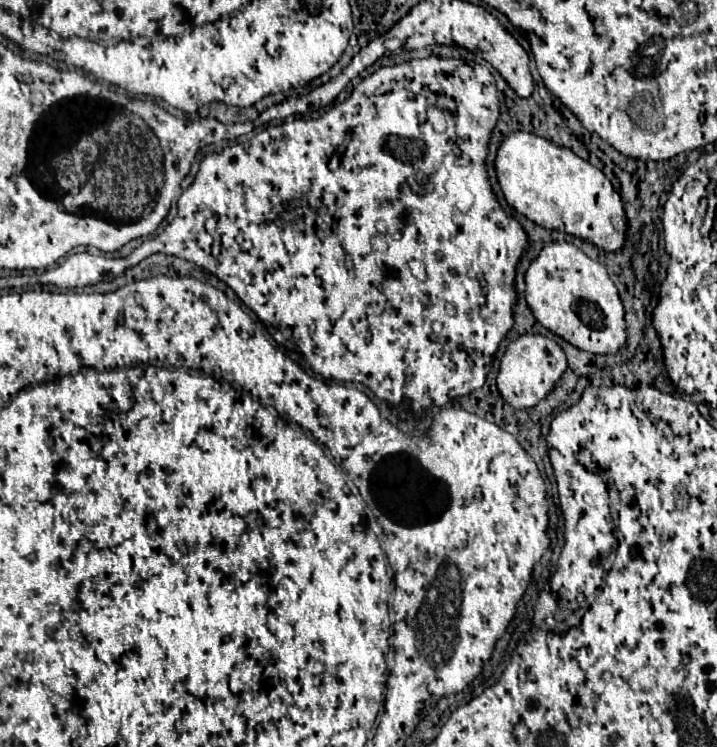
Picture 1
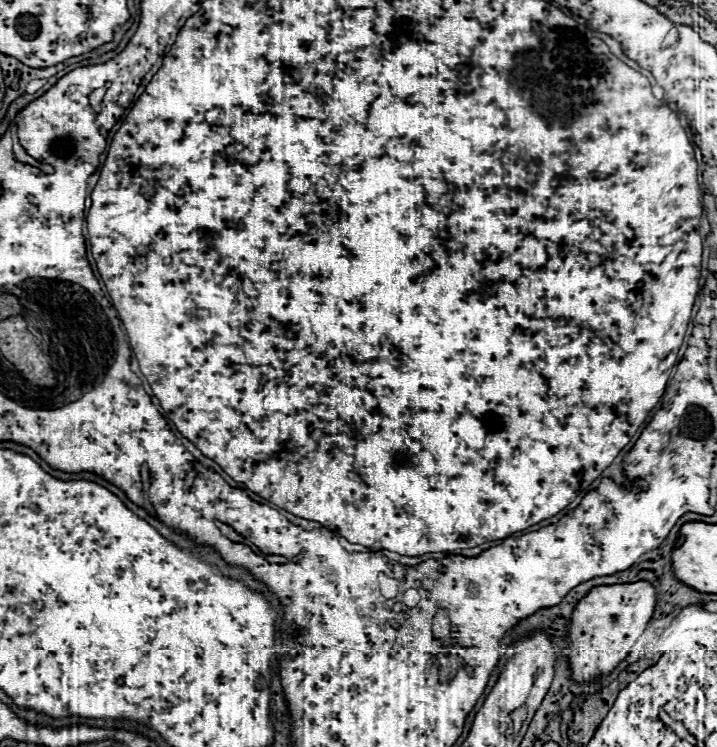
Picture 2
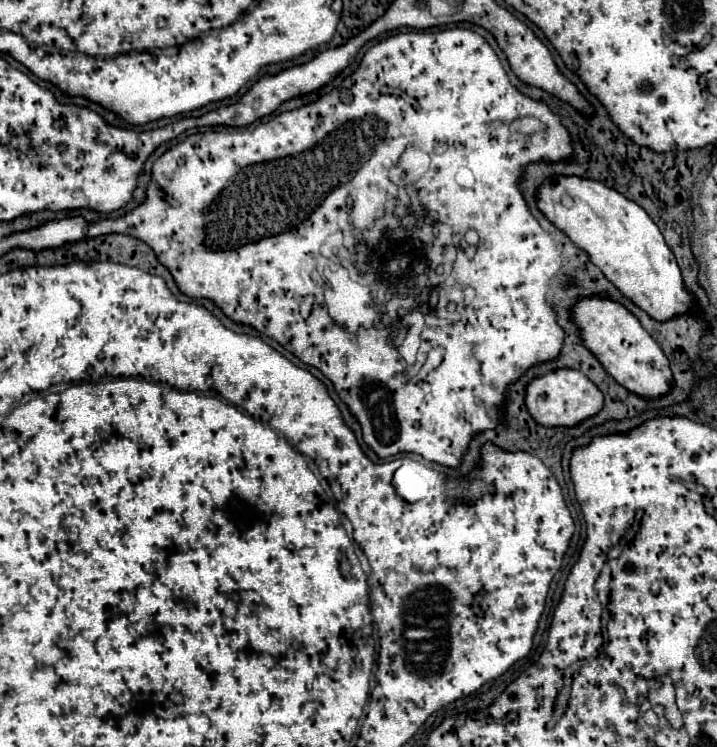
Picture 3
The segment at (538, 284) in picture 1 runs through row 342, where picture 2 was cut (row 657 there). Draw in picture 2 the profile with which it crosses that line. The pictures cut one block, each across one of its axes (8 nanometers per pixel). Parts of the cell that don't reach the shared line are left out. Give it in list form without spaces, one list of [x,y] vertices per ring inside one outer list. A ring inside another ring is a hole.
[[[646,582],[632,584],[610,584],[604,588],[592,588],[584,600],[574,608],[570,630],[568,630],[568,658],[572,666],[572,678],[576,682],[596,680],[602,674],[614,670],[642,636],[656,608],[656,588]]]

